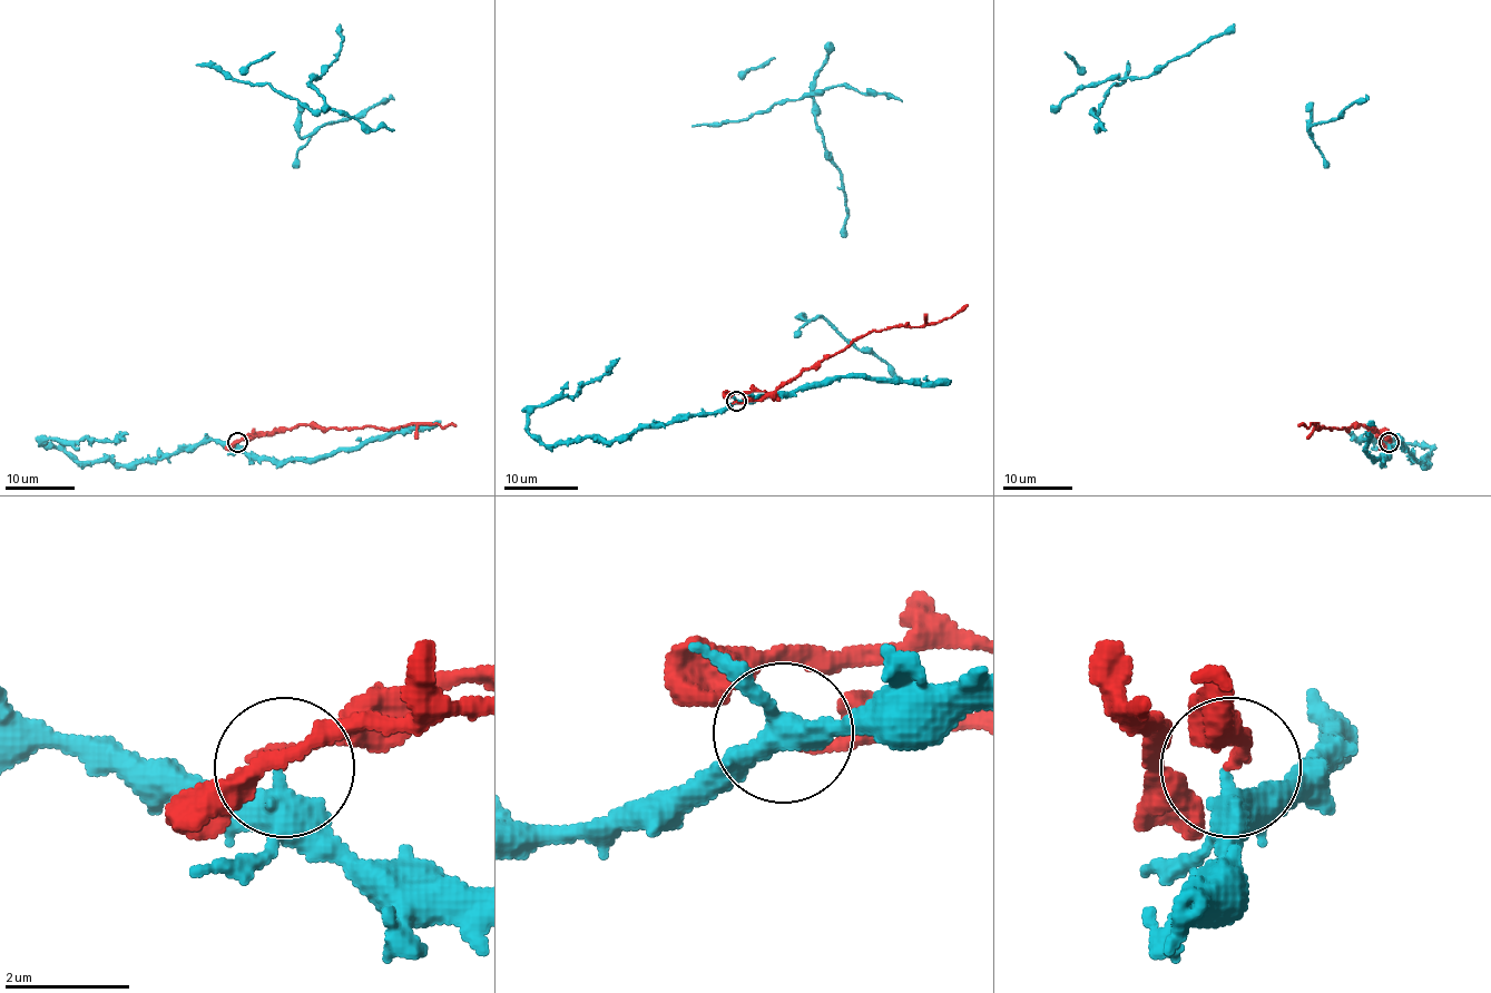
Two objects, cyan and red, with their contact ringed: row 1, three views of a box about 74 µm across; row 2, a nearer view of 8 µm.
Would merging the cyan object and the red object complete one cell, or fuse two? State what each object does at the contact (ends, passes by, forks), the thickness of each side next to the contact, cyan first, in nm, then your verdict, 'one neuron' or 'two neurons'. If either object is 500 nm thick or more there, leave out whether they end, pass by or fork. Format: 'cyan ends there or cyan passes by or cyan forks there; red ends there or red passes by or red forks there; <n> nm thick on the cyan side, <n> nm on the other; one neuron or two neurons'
cyan forks there; red ends there; 320 nm thick on the cyan side, 200 nm on the other; two neurons

